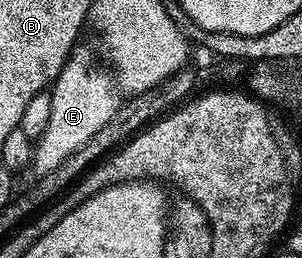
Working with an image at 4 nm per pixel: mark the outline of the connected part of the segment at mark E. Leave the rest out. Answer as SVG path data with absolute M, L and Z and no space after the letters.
M73 47L64 69L56 75L50 88L50 122L46 124L46 130L42 130L32 149L30 168L37 177L50 174L75 151L82 150L90 142L90 138L114 118L122 103L113 73L103 63L100 65L96 61L96 56L90 49L80 47Z

